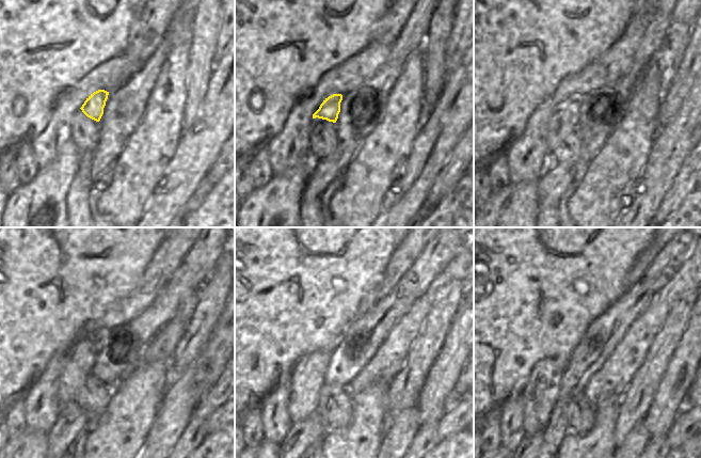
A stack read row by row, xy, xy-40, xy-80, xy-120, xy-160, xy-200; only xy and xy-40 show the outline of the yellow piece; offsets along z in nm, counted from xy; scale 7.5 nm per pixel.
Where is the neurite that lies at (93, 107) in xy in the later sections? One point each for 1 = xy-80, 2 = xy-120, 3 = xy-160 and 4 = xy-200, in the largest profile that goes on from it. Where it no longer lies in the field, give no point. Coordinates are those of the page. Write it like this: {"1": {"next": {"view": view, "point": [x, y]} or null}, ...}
{"1": {"next": {"view": "xy-80", "point": [564, 113]}}, "2": {"next": {"view": "xy-120", "point": [79, 359]}}, "3": {"next": {"view": "xy-160", "point": [306, 377]}}, "4": {"next": {"view": "xy-200", "point": [539, 394]}}}

